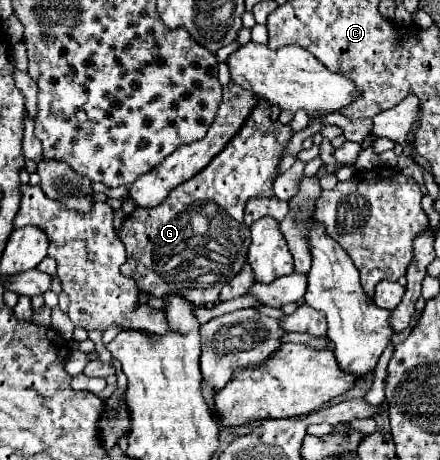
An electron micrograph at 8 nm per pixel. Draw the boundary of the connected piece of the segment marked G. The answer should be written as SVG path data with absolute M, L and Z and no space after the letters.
M259 100L257 120L245 120L243 128L227 142L211 164L197 176L173 188L155 208L135 208L117 232L127 248L123 274L155 298L165 294L187 296L195 306L217 302L221 288L247 260L249 226L243 224L245 202L253 196L273 196L273 180L285 144L293 136L289 124L269 120L269 104Z

